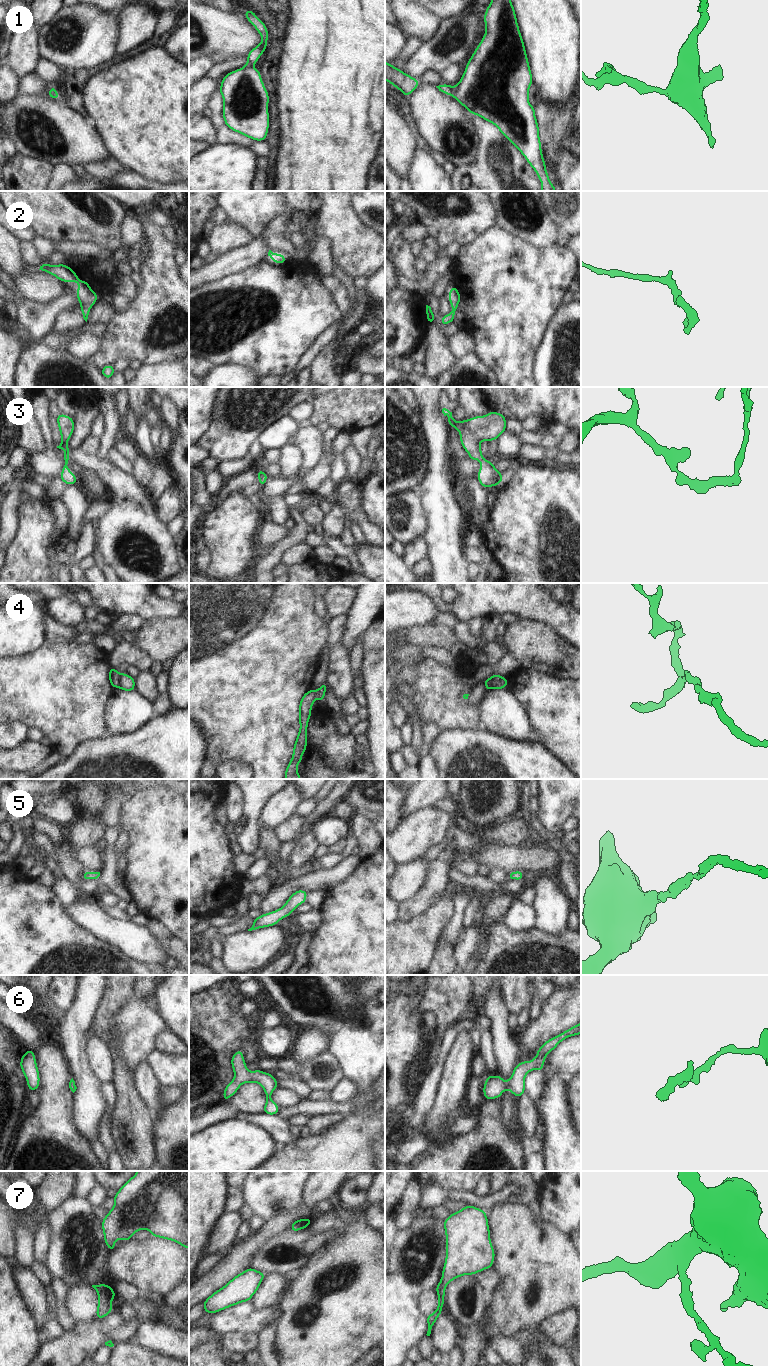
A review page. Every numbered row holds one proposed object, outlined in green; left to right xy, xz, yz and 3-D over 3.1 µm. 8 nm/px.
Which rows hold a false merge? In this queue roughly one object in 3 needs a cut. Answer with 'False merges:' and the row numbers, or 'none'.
False merges: 4

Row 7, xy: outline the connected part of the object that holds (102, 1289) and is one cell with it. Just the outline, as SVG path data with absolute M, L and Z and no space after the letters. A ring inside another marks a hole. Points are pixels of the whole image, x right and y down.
M107 1284L92 1285L98 1295L96 1318L103 1319L113 1310L111 1301L116 1297L115 1291Z

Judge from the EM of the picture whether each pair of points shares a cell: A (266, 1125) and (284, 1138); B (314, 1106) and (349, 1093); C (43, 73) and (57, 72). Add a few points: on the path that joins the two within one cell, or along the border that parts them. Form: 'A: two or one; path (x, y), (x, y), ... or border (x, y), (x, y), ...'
A: one; path (270, 1125), (280, 1134)
B: two; border (329, 1099), (335, 1102), (348, 1102), (351, 1100)
C: one; path (46, 73), (54, 73)

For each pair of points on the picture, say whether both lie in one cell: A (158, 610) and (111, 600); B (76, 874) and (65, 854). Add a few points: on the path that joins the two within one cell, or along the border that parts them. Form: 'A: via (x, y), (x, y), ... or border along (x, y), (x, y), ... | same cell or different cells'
A: via (146, 604), (142, 600), (123, 600) | same cell
B: via (71, 869), (66, 859) | same cell

